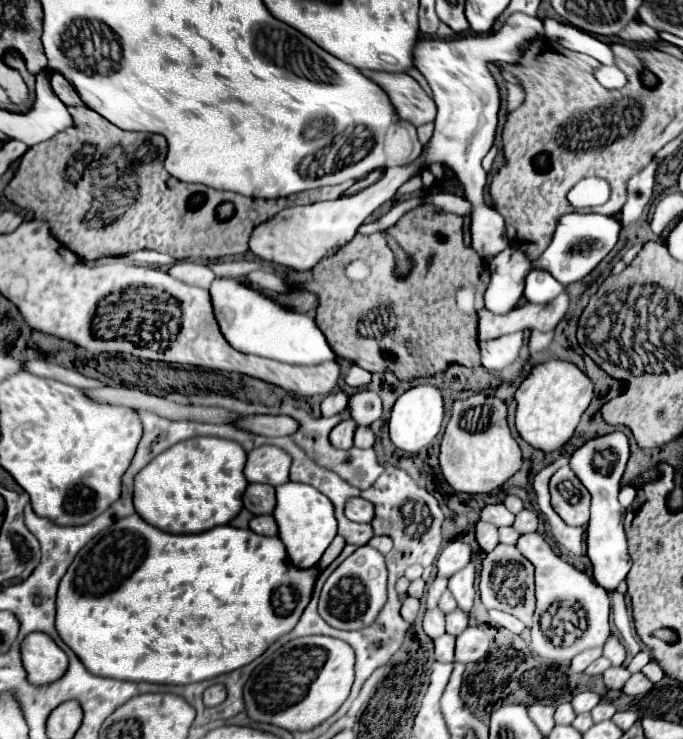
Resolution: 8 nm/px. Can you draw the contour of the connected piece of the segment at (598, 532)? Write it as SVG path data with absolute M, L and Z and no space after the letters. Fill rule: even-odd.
M612 432L606 436L594 438L570 456L570 466L574 466L576 476L586 486L586 490L592 494L592 514L590 514L590 522L588 522L588 530L586 530L588 558L594 566L594 580L606 590L616 590L632 566L632 560L630 560L628 548L626 548L626 534L624 534L626 510L618 502L620 478L622 478L626 462L628 462L628 438L624 432ZM604 450L610 450L616 456L616 462L612 464L612 470L608 474L600 474L598 468L594 466L594 454L604 452Z

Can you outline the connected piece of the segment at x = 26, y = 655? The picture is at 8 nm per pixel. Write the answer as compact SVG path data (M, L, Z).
M34 632L22 642L22 666L32 686L48 686L68 670L68 658L44 632Z

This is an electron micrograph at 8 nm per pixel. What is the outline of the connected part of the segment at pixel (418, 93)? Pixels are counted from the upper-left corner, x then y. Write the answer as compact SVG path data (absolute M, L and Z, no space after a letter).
M364 72L374 78L390 96L396 112L412 122L414 126L434 122L436 104L426 96L418 82L406 74L388 74L388 72Z

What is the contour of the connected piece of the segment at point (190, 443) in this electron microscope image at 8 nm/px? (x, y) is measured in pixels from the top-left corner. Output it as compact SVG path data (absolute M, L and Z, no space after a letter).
M198 436L174 444L158 454L134 480L136 512L148 524L174 534L206 532L228 524L242 510L242 494L248 488L244 476L248 454L234 442L214 436Z

